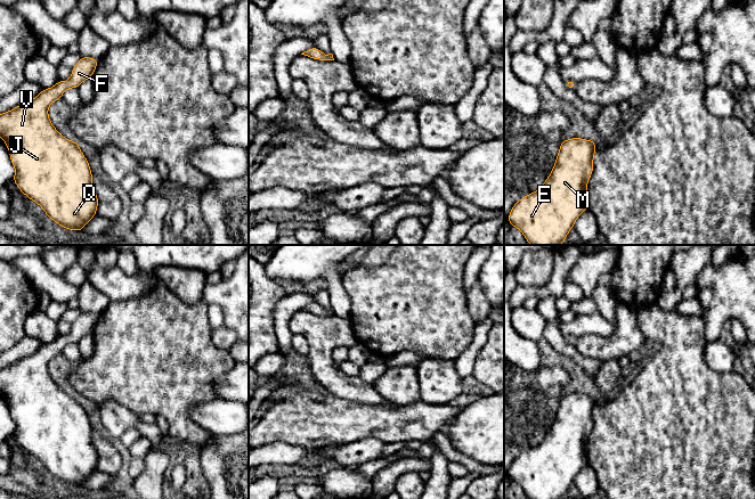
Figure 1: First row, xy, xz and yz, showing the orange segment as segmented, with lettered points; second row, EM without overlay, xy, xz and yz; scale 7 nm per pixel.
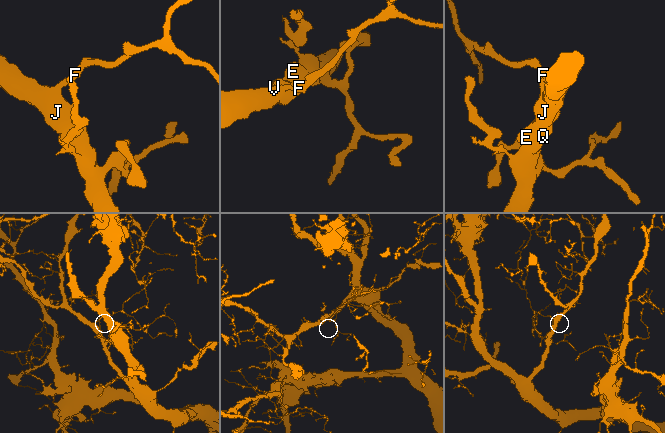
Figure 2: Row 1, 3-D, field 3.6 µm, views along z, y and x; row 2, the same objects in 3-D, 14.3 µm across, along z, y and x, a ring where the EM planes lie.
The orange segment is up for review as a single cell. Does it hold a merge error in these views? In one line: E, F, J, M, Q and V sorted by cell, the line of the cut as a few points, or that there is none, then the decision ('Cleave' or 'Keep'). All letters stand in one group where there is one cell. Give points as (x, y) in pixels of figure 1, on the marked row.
Groups: E F J M Q V. No split. Keep

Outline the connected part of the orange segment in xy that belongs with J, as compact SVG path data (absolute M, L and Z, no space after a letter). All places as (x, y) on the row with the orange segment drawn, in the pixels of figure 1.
M81 57L66 82L59 80L54 87L42 90L34 99L0 114L0 138L6 142L11 164L16 170L13 181L25 196L39 204L52 221L67 230L81 231L97 215L98 197L92 188L90 165L78 141L66 139L56 130L50 122L48 108L54 101L62 99L66 89L76 89L83 81L92 77L98 62L95 58Z

